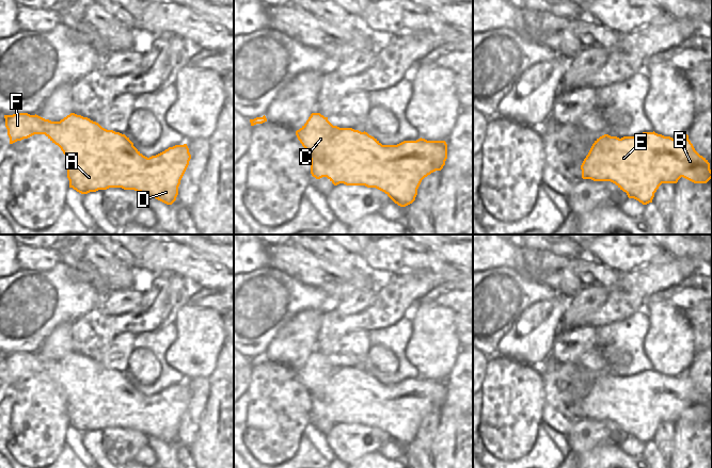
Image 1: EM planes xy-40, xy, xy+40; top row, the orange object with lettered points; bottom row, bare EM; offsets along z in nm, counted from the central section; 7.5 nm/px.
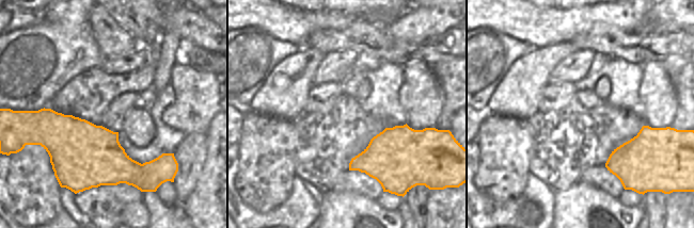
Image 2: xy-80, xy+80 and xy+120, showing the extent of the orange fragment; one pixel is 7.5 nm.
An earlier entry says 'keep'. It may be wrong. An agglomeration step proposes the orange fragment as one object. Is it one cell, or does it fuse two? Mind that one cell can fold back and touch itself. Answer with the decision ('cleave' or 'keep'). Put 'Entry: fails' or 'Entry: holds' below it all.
keep
Entry: holds

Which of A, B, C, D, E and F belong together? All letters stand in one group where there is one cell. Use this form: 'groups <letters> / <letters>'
groups A B C D E F

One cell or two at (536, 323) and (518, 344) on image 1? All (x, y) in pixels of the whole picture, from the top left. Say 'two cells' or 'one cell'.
one cell

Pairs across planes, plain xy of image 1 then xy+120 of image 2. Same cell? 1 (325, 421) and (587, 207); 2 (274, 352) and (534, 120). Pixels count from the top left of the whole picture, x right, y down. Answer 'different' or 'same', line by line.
1: different
2: different

